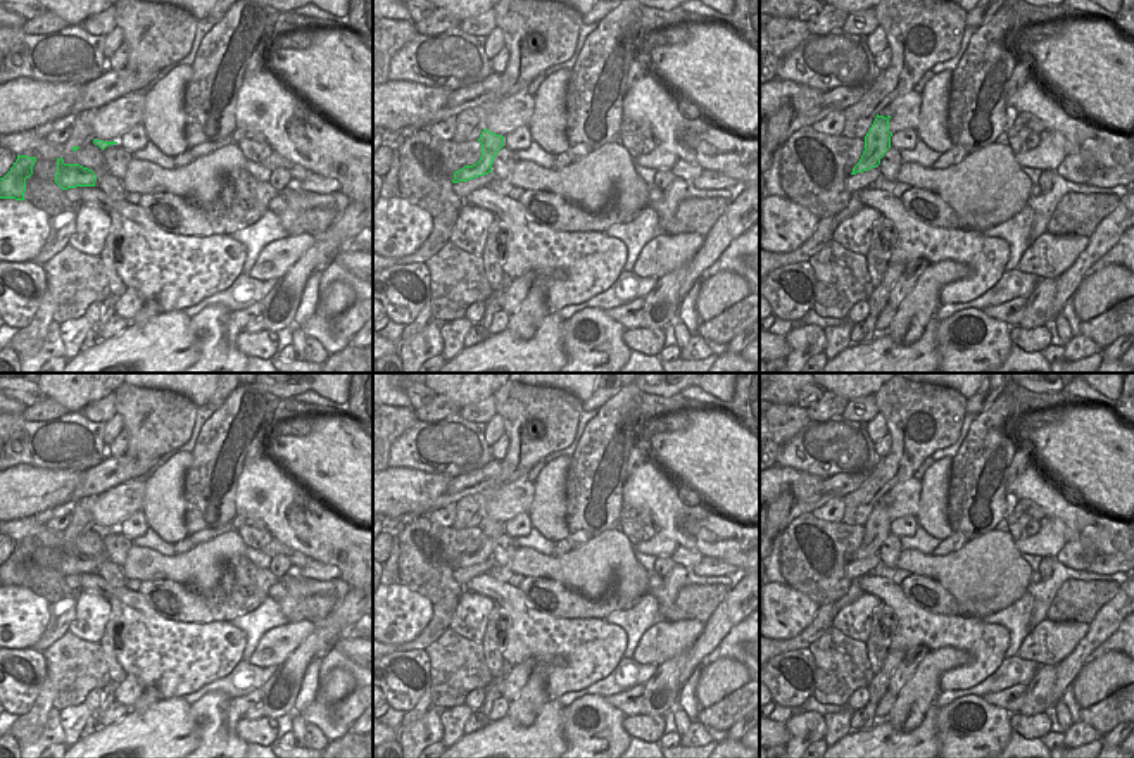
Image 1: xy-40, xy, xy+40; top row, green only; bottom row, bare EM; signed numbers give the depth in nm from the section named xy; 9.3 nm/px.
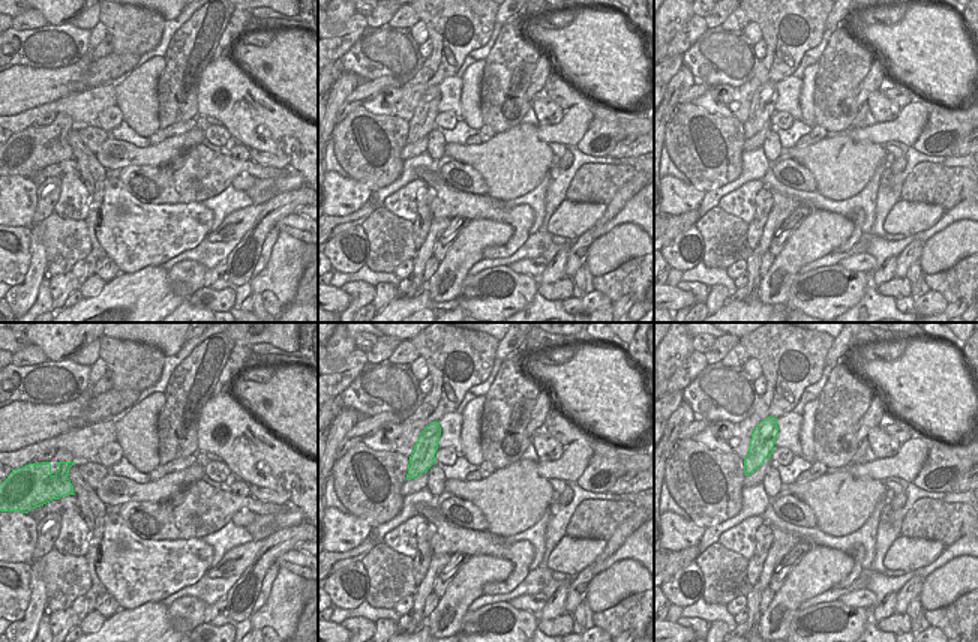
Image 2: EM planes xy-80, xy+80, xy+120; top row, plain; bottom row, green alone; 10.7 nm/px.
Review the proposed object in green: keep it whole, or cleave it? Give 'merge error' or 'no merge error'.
no merge error

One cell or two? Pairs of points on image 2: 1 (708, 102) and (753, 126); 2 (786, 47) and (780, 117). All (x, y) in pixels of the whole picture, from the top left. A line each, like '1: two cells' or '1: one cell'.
1: two cells
2: two cells

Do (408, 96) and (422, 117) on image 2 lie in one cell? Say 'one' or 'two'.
one

